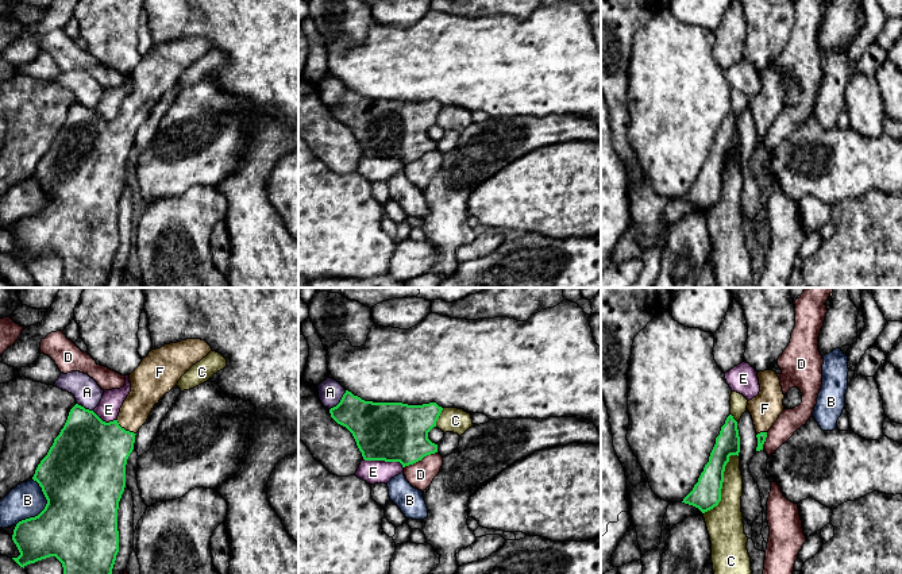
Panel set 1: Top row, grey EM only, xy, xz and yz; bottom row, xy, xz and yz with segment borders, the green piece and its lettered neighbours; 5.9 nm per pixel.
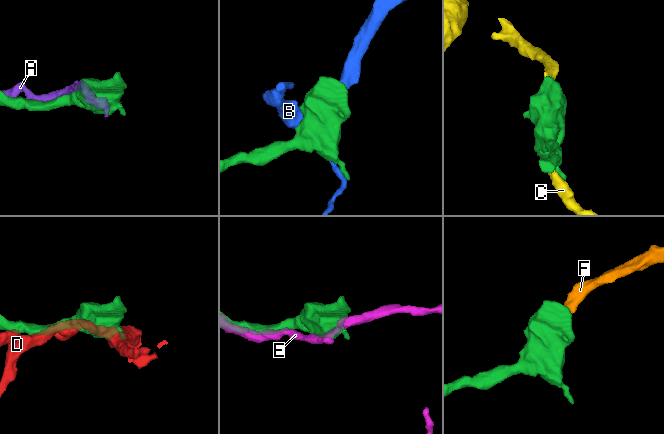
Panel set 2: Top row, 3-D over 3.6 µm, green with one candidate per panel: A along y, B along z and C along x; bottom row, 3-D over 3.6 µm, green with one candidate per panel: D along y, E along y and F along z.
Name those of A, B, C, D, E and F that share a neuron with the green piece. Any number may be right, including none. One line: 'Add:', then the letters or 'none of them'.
Add: F

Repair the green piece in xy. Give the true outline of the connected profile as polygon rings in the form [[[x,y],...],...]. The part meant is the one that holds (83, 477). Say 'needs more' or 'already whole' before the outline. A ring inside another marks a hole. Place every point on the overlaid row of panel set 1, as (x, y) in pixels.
needs more | [[[186,339],[151,350],[130,374],[131,392],[113,421],[105,423],[78,404],[70,409],[63,428],[32,477],[47,504],[38,516],[19,521],[14,529],[12,540],[20,555],[12,559],[20,567],[55,556],[62,563],[63,574],[112,574],[119,552],[117,509],[135,435],[154,405],[211,351],[211,346],[201,339]]]

